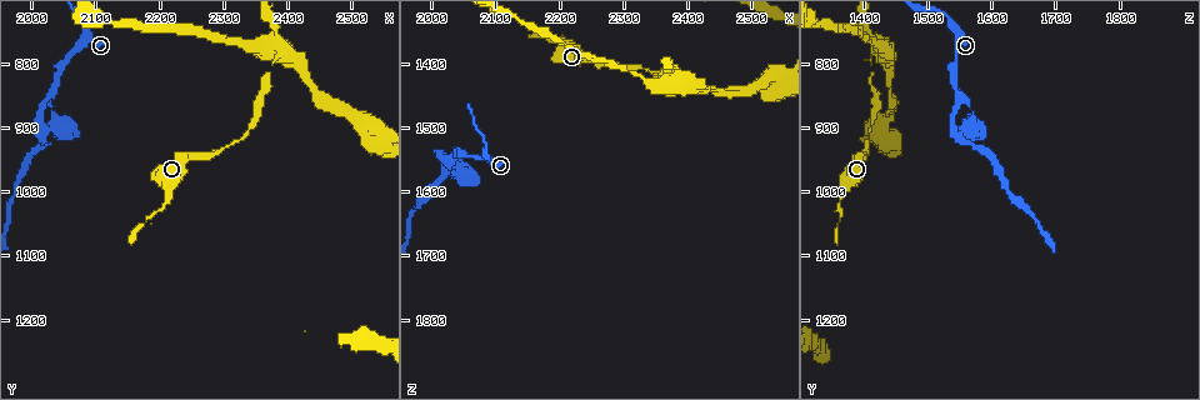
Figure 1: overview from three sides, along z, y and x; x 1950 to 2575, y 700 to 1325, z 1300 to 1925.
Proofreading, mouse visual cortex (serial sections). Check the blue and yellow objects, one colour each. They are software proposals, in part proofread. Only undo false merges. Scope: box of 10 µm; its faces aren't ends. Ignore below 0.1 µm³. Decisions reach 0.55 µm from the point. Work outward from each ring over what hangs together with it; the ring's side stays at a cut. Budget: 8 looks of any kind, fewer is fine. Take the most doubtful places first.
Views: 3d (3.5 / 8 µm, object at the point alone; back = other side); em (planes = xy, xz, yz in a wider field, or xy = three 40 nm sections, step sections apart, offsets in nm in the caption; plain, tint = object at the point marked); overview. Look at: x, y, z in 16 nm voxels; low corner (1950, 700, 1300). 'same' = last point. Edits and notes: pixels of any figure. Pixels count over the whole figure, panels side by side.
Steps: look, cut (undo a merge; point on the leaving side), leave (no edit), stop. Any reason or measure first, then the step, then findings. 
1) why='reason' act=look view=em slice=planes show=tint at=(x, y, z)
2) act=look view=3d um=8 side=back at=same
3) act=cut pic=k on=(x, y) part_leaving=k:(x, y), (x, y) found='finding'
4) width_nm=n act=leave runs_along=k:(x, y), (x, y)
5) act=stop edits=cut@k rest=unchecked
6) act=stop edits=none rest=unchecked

act=look view=3d um=3.5 side=back at=(2395, 775, 1425)

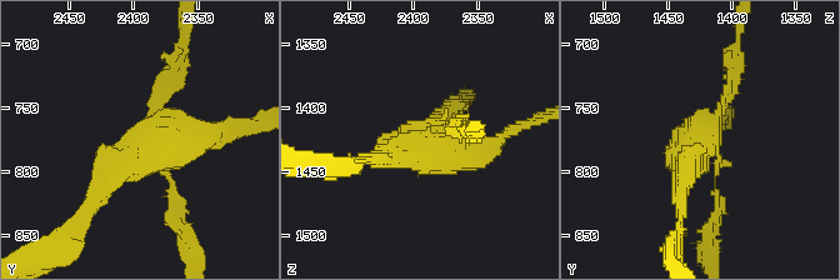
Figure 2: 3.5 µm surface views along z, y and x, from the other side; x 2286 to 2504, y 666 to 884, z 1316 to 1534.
arms=4 arm_widths_nm=100,200,250,300 act=look view=em slice=xy step=1 show=tint at=(2388, 774, 1420)

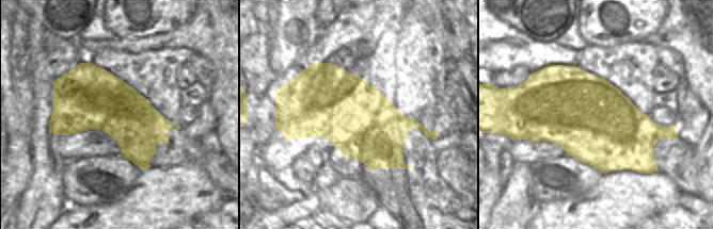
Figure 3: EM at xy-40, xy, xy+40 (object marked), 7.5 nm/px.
act=leave runs_along=2:(458, 121), (376, 160) found='one cell here'

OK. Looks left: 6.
why='abrupt turn' act=look view=3d um=3.5 at=(2015, 915, 1545)

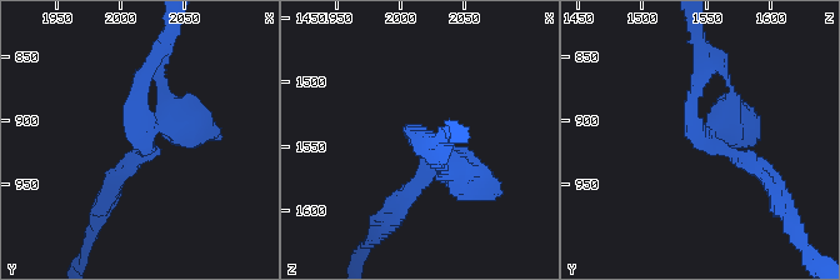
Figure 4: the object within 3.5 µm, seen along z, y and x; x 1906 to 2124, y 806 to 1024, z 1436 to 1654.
arms=3 arm_widths_nm=200,200,500 why='shape alone is not enough' act=look view=em slice=xy step=2 show=tint at=(2020, 916, 1548)

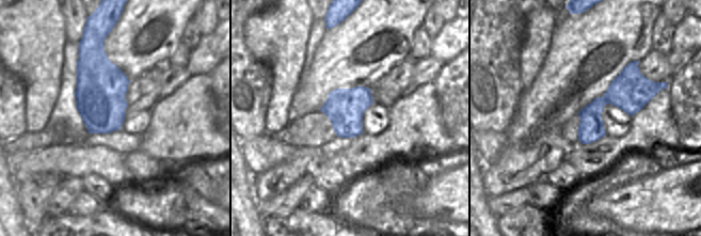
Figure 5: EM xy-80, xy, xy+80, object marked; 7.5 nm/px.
act=leave runs_along=4:(150, 66), (135, 128), (208, 131) found='one cell here'

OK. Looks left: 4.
why='arms run side by side' act=look view=3d um=3.5 at=(2520, 900, 1430)

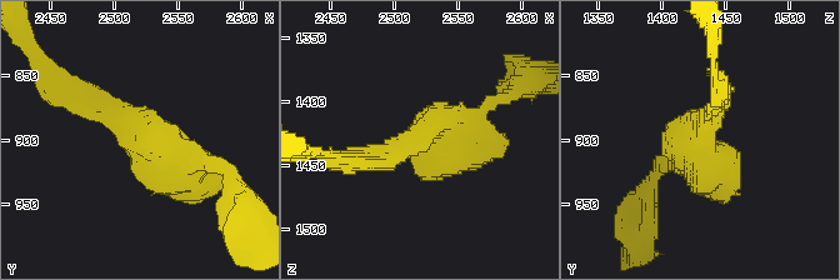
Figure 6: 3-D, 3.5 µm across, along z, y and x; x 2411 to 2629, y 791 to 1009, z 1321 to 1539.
why='need the tissue' act=look view=em slice=xy step=1 show=tint at=(2520, 898, 1430)

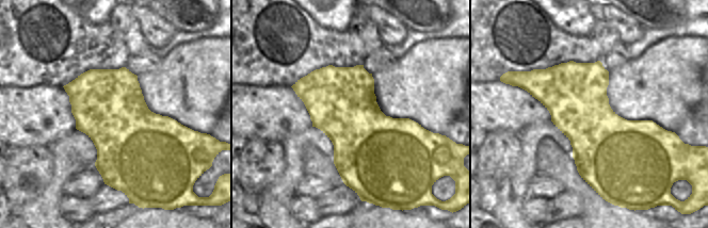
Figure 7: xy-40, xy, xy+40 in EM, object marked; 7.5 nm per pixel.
act=look view=em slice=xy step=3 show=tint at=same

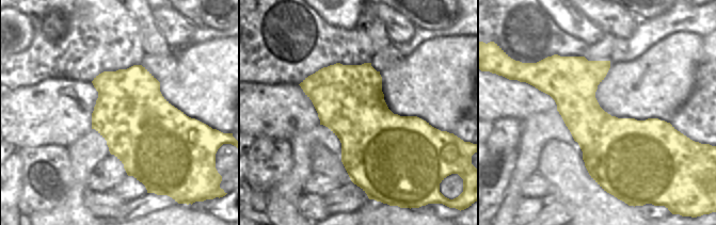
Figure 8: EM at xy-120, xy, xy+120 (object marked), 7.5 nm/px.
arms=3 act=leave runs_along=6:(73, 93), (206, 174) found='one cell here'

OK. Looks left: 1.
act=stop edits=none rest=unchecked

